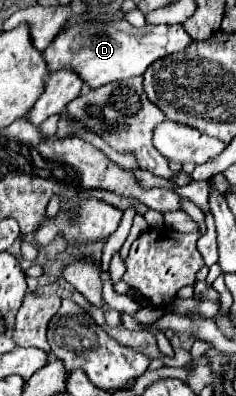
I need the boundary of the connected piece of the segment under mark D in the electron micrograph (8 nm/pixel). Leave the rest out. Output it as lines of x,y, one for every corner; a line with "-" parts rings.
82,21
76,25
66,27
66,31
60,31
60,35
56,35
56,39
50,43
48,49
42,51
44,61
48,63
50,73
52,71
60,71
60,69
72,69
80,75
80,79
90,87
102,87
106,83
112,81
124,81
136,75
144,75
144,71
148,69
150,63
162,59
164,55
182,51
184,47
190,45
190,37
184,31
182,25
144,25
140,29
132,27
128,21

